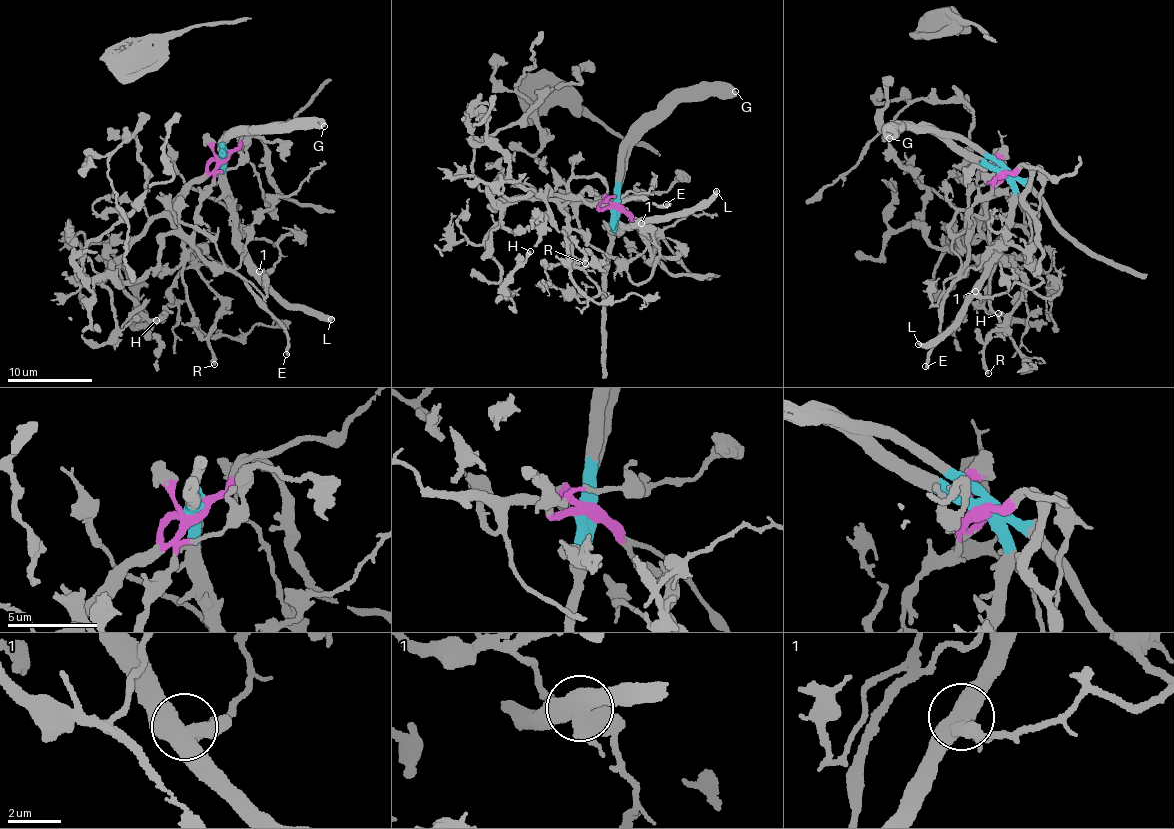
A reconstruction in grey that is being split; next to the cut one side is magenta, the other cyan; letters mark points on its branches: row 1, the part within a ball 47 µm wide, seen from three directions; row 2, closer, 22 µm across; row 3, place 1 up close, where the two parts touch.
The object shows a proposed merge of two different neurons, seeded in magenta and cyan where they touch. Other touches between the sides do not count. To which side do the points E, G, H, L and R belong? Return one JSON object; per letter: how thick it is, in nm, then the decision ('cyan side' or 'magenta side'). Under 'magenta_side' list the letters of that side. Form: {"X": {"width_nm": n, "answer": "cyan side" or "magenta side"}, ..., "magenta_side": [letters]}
{"E": {"width_nm": 300, "answer": "magenta side"}, "G": {"width_nm": 550, "answer": "cyan side"}, "H": {"width_nm": 260, "answer": "magenta side"}, "L": {"width_nm": 400, "answer": "cyan side"}, "R": {"width_nm": 360, "answer": "magenta side"}, "magenta_side": ["E", "H", "R"]}

